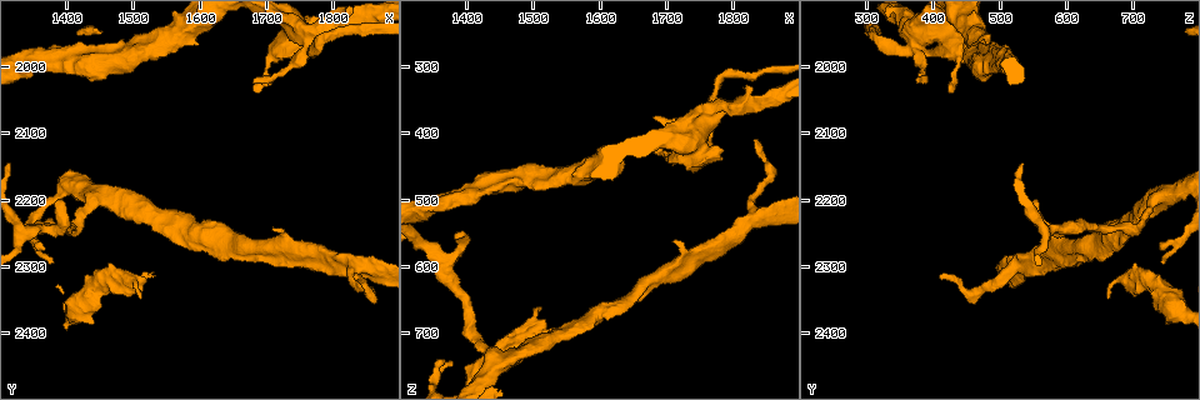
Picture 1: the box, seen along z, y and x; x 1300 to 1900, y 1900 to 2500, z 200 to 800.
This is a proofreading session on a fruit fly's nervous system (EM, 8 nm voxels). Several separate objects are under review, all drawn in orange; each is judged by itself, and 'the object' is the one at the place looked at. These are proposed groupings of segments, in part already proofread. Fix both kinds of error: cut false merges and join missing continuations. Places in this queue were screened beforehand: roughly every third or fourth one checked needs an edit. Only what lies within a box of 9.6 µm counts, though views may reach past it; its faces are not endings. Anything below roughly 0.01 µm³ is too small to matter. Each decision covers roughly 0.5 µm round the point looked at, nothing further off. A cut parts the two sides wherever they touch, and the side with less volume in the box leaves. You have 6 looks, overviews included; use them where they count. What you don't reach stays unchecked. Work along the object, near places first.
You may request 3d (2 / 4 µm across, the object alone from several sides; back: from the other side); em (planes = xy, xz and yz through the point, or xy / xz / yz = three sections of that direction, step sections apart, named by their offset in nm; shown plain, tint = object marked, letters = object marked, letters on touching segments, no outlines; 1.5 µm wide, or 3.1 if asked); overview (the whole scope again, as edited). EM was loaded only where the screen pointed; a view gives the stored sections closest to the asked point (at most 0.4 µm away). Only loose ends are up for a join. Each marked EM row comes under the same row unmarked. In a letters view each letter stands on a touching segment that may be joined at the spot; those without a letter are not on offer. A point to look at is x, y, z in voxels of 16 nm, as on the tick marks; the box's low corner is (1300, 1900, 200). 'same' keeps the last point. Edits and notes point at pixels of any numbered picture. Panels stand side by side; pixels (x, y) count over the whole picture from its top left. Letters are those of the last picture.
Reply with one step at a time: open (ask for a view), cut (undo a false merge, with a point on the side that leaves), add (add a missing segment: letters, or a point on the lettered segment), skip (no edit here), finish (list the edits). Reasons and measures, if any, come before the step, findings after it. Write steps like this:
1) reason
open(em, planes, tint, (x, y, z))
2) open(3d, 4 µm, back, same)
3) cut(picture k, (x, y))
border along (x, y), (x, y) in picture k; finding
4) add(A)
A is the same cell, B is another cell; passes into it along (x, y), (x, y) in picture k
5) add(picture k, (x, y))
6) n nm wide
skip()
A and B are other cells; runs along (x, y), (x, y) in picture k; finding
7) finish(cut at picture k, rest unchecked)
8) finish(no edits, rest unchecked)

an open end
open(em, planes, letters, (1510, 2345, 660))

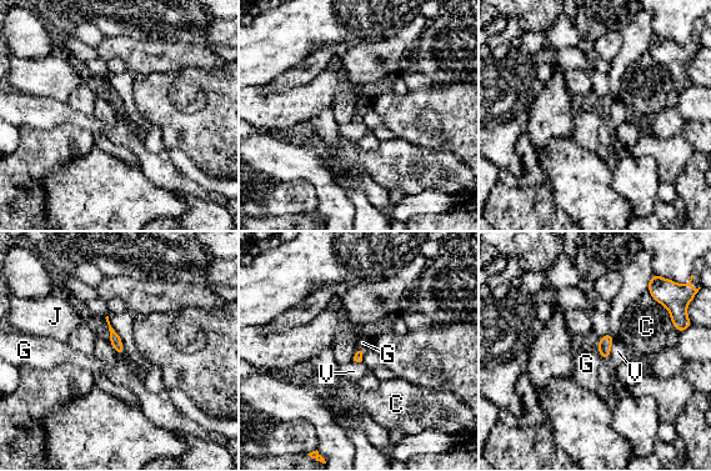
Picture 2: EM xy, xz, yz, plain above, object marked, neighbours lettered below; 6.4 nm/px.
skip()
C, G, J and V are other cells; border along (597, 350), (605, 360) in picture 2; no lettered segment goes on from it

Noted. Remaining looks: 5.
calibre changes
open(em, planes, letters, (1350, 2265, 775))

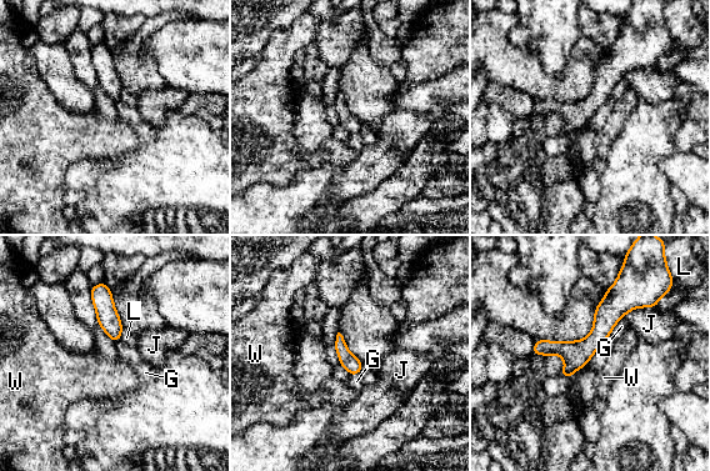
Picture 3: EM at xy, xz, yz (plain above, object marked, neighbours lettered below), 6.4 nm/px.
60 nm wide
skip()
G, J, L and W are other cells; border along (624, 315), (610, 334) in picture 3; continuous, no second cell

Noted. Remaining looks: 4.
thin end
open(3d, 4 µm, (1675, 2035, 425))

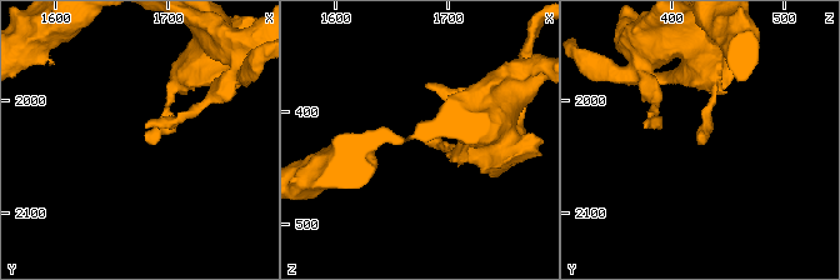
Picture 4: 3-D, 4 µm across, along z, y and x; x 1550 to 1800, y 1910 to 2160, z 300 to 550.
open(em, planes, letters, (1678, 2032, 426))

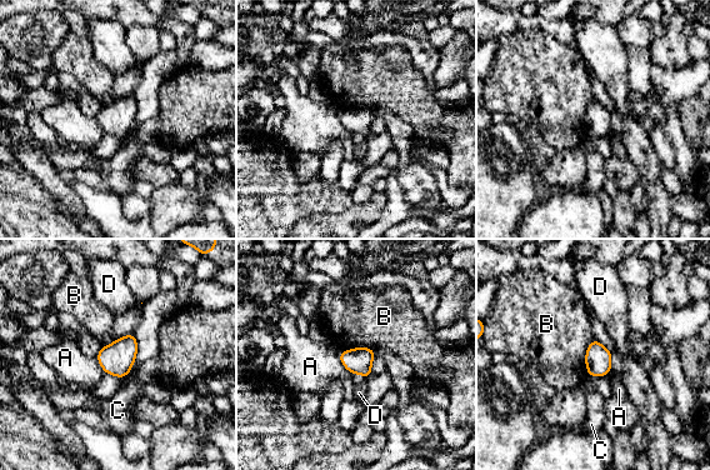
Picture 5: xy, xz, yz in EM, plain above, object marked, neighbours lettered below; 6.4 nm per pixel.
skip()
A, B, C and D are other cells; border along (339, 353), (341, 364), (351, 374) in picture 5; no lettered segment goes on from it

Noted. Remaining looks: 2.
finish(no edits, rest unchecked)

